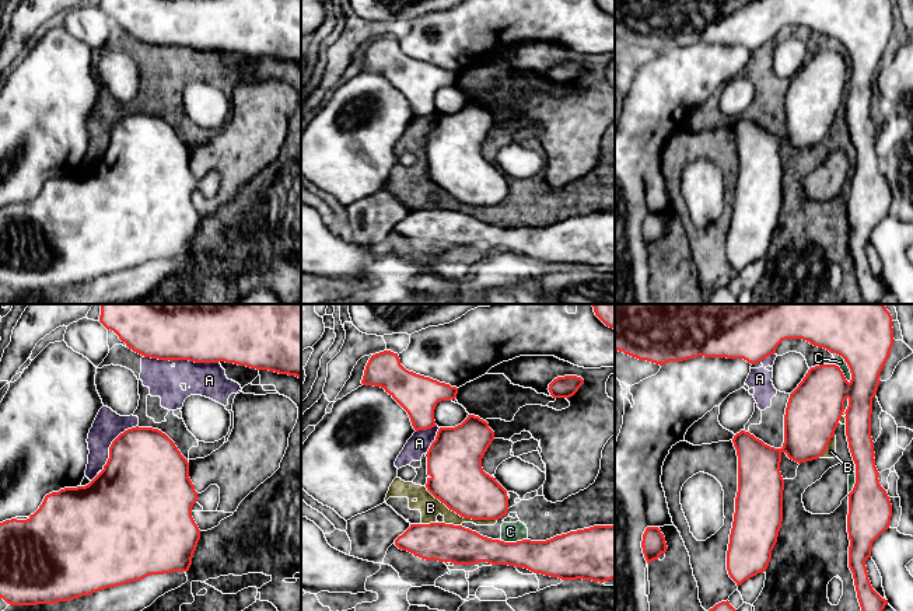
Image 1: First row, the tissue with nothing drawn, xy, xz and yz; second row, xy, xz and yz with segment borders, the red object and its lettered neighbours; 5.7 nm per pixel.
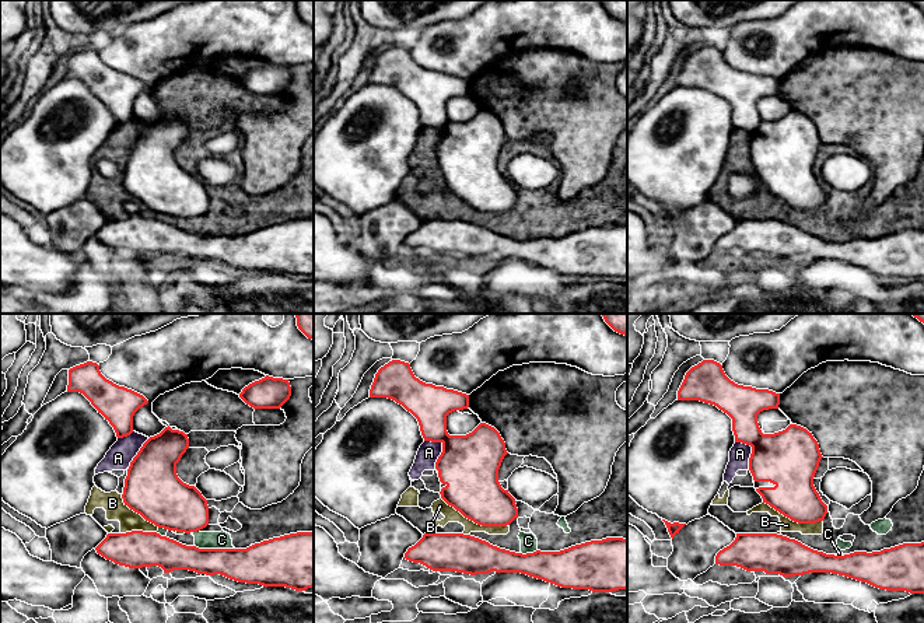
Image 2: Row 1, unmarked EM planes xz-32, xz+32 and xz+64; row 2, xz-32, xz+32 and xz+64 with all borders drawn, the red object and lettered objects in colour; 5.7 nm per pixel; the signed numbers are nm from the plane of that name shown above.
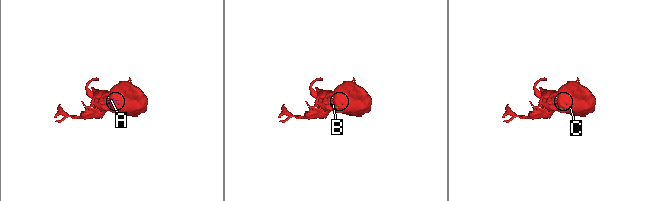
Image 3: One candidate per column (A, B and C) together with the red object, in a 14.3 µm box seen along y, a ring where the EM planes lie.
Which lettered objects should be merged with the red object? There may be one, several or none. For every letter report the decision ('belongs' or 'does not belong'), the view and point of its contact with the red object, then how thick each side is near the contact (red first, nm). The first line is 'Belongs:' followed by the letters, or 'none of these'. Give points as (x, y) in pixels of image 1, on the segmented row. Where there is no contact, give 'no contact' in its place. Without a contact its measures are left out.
Belongs: none of these
A: does not belong; meets red in xy at (181, 359); 500 nm thick on the red side, 200 nm on the other
B: does not belong; meets red in xz at (461, 516); 320 nm thick on the red side, 120 nm on the other
C: does not belong; meets red in yz at (847, 365); 420 nm thick on the red side, 50 nm on the other

